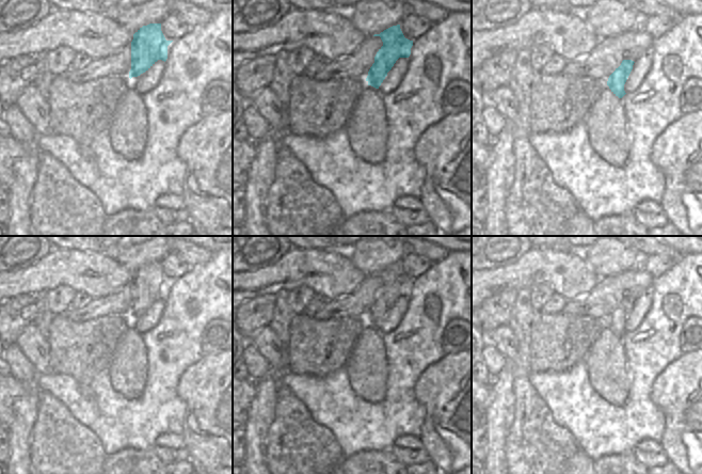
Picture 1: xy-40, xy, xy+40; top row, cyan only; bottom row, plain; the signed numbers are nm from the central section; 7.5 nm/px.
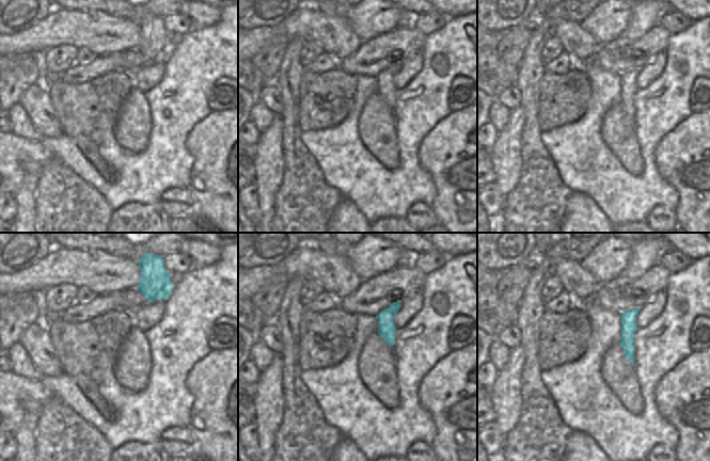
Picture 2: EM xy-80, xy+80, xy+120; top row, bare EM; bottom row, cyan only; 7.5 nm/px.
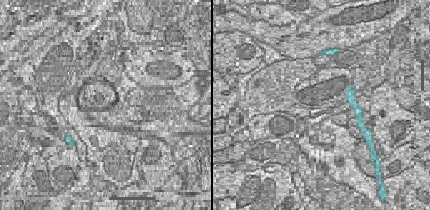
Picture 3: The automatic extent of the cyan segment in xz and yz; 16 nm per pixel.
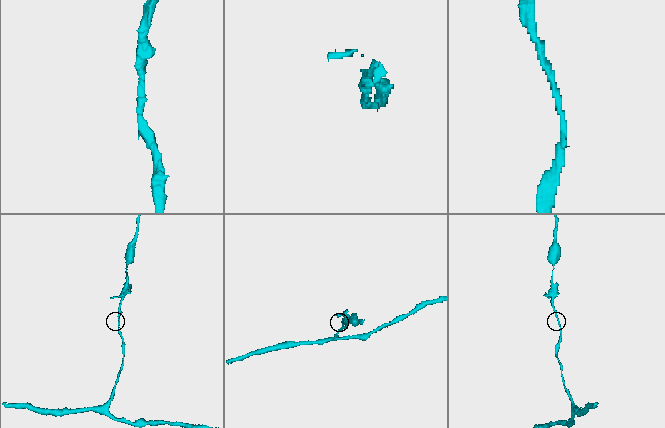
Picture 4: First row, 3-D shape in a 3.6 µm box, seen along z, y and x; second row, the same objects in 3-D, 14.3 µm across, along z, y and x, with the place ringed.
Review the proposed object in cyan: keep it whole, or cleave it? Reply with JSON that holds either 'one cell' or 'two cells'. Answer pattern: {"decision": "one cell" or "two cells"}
{"decision": "one cell"}

